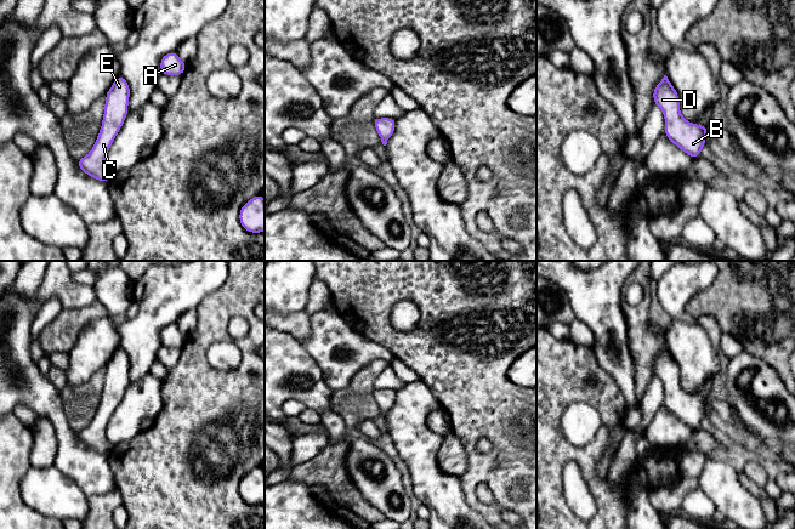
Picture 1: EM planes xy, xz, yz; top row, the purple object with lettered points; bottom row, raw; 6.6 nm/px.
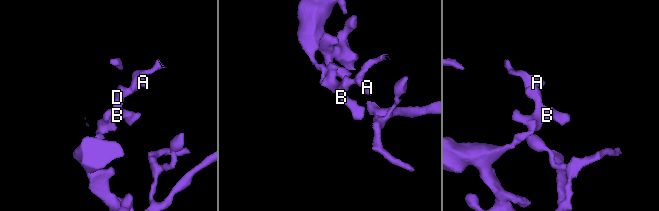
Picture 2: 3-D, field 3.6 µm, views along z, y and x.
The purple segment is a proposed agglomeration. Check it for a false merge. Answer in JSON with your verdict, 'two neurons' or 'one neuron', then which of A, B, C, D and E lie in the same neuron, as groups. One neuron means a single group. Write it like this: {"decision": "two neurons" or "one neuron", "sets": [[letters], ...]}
{"decision": "one neuron", "sets": [["A", "B", "C", "D", "E"]]}

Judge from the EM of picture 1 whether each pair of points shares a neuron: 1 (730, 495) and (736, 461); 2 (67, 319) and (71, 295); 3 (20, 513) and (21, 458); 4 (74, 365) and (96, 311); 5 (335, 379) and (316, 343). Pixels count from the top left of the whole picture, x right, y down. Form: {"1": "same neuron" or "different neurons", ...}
{"1": "different neurons", "2": "different neurons", "3": "same neuron", "4": "different neurons", "5": "same neuron"}

